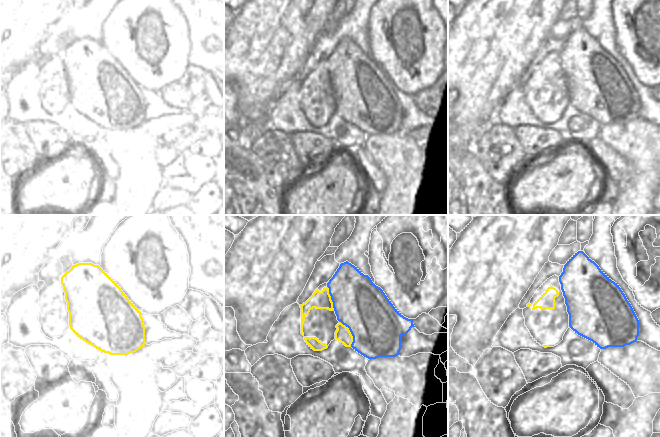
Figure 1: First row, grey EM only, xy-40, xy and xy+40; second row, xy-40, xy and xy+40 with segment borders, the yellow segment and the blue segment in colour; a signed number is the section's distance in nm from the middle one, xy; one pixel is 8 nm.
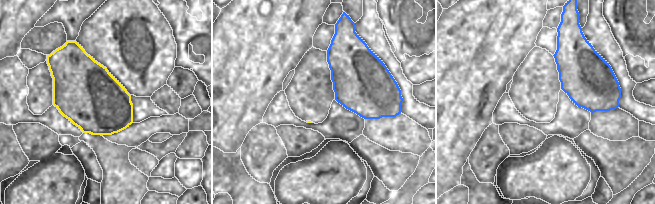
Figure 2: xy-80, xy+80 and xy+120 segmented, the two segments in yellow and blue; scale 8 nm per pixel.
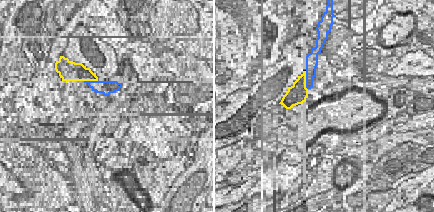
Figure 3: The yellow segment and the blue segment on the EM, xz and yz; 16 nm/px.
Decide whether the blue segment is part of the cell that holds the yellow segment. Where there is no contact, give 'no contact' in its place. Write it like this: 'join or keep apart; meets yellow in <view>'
join; meets yellow in xy

